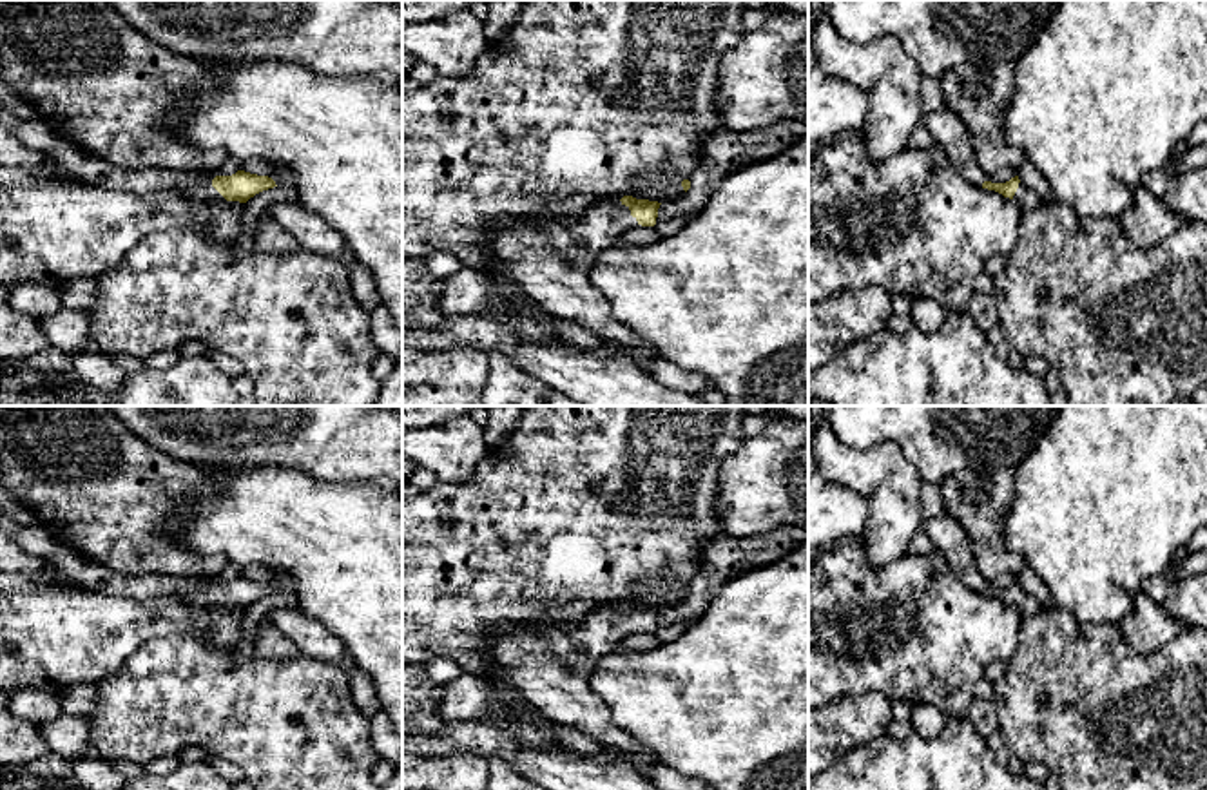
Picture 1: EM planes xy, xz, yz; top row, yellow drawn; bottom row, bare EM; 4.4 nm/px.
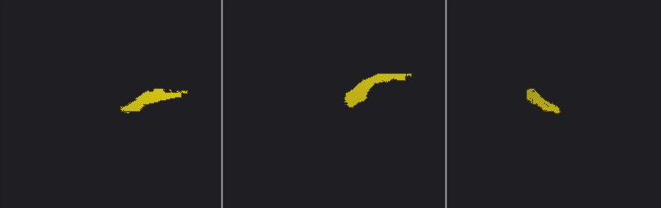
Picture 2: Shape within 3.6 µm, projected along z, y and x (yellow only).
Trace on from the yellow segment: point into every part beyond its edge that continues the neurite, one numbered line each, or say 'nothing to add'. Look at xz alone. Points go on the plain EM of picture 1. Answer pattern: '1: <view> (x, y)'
1: xz (551, 671)

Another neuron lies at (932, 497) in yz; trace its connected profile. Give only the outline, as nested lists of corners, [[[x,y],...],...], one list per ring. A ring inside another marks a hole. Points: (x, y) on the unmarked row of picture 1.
[[[922,482],[922,515],[933,518],[944,513],[942,491],[939,486]]]

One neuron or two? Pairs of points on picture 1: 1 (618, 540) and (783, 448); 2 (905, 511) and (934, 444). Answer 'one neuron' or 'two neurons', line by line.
1: two neurons
2: two neurons

